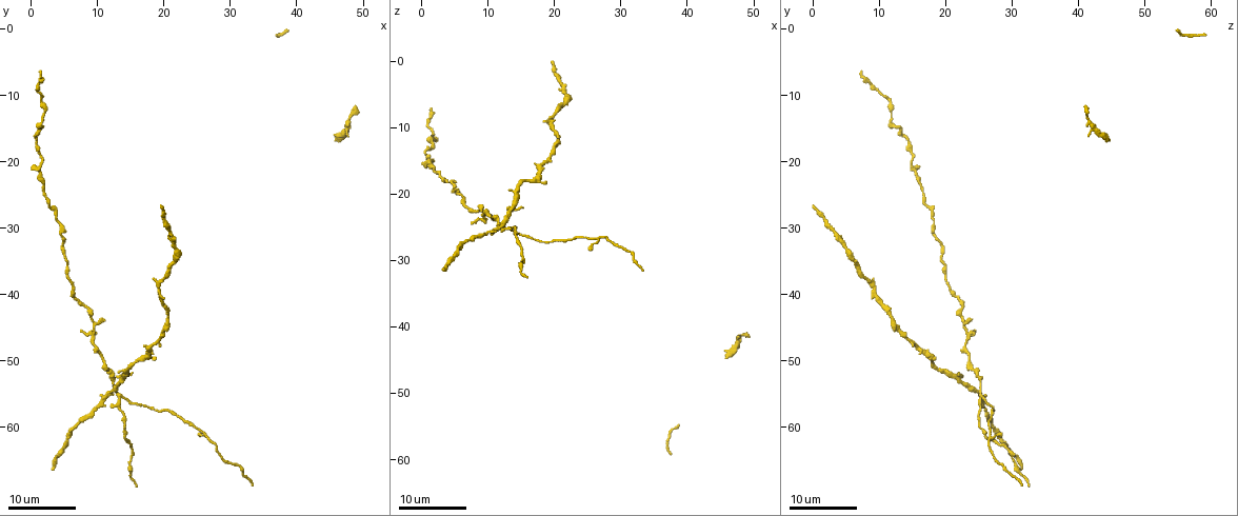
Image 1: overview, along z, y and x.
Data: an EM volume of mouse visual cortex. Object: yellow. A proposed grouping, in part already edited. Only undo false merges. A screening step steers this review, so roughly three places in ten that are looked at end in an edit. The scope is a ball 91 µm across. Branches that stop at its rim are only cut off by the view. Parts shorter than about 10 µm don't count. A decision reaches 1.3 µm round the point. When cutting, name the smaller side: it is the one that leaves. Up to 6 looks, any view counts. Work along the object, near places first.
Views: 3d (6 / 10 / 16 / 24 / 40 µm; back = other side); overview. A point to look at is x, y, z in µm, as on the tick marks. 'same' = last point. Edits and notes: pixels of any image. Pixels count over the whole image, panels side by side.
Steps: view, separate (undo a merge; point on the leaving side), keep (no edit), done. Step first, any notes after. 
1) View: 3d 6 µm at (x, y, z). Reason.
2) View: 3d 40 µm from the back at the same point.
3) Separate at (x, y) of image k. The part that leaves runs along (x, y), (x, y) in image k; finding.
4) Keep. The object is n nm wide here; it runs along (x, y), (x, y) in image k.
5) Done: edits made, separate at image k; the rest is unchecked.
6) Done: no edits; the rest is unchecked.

View: 3d 24 µm at (13.5, 55.5, 26.0).

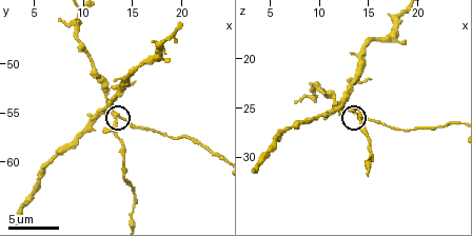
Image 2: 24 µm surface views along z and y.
View: 3d 6 µm at (13.8, 55.6, 25.4).

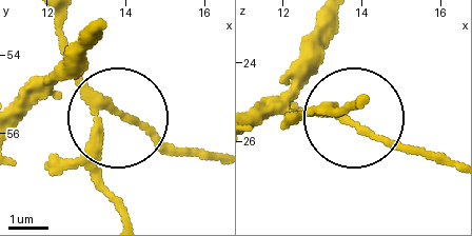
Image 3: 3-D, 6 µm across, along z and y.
Separate at (146, 133) of image 3. The object is 190 nm wide here; the part that leaves runs along (106, 105), (214, 153) in image 3; two neurons meet here.

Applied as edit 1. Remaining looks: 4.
View: overview.

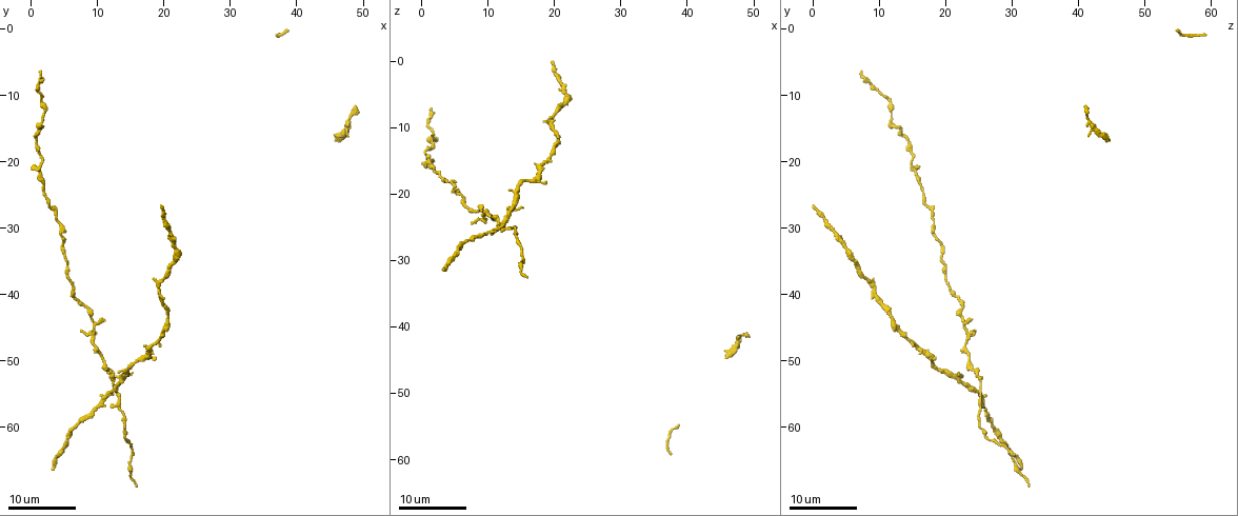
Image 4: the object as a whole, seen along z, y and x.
View: 3d 24 µm at (19.5, 39.5, 9.5). Thin neck.

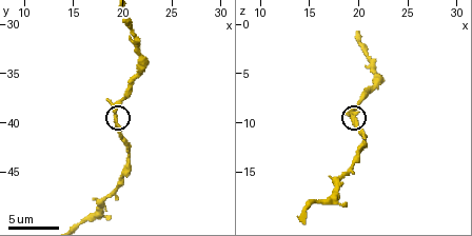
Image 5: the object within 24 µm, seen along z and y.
View: 3d 10 µm at the same point.

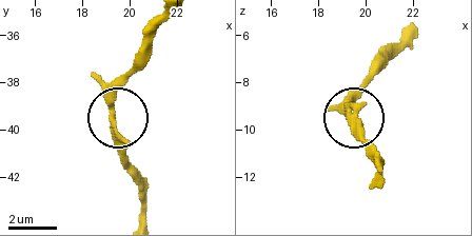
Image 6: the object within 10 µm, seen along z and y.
View: 3d 6 µm at (19.2, 39.5, 9.3).

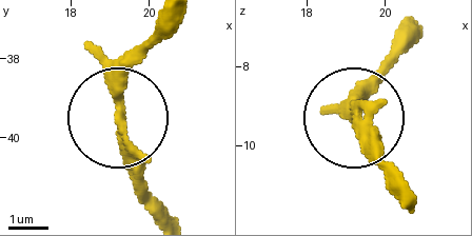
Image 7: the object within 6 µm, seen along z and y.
Keep. It runs along (170, 215), (113, 104), (116, 74), (139, 47) in image 7; continuous, no second neuron.

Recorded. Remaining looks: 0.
Done: edits made, separate at image 3; the rest is unchecked.

